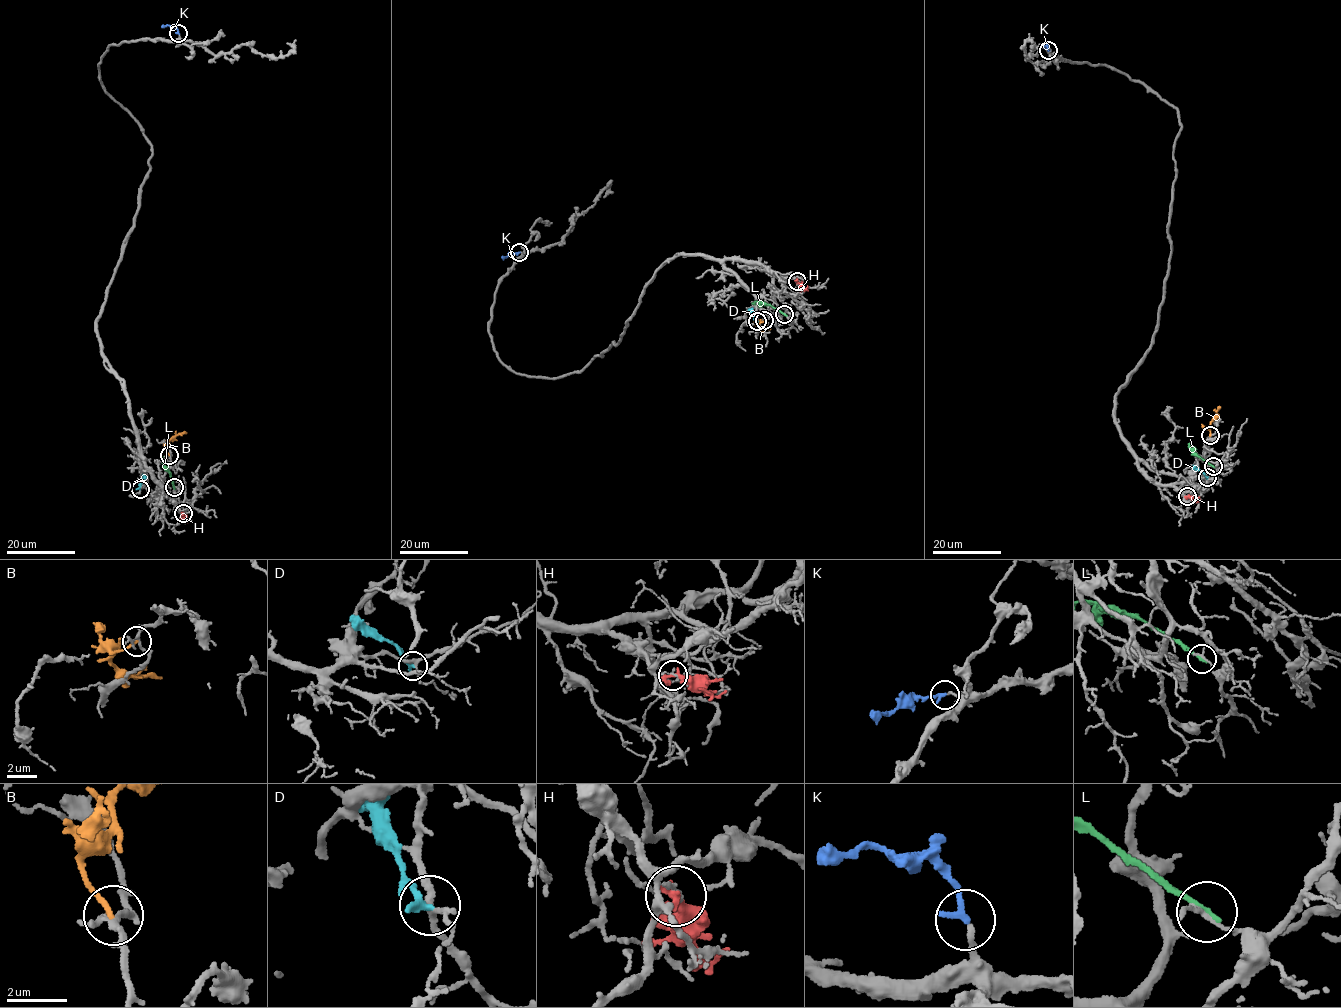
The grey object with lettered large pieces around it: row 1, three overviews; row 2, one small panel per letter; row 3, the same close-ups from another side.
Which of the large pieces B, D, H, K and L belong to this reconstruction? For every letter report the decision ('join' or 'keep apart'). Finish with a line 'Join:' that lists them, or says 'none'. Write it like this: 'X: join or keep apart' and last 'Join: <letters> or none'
B: keep apart
D: keep apart
H: keep apart
K: join
L: keep apart
Join: K

